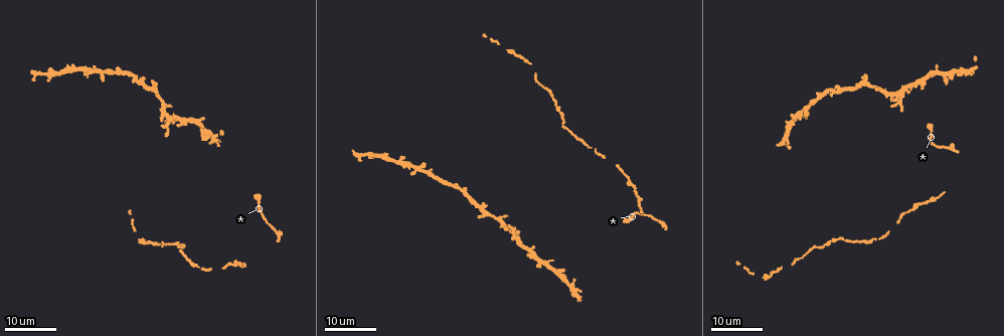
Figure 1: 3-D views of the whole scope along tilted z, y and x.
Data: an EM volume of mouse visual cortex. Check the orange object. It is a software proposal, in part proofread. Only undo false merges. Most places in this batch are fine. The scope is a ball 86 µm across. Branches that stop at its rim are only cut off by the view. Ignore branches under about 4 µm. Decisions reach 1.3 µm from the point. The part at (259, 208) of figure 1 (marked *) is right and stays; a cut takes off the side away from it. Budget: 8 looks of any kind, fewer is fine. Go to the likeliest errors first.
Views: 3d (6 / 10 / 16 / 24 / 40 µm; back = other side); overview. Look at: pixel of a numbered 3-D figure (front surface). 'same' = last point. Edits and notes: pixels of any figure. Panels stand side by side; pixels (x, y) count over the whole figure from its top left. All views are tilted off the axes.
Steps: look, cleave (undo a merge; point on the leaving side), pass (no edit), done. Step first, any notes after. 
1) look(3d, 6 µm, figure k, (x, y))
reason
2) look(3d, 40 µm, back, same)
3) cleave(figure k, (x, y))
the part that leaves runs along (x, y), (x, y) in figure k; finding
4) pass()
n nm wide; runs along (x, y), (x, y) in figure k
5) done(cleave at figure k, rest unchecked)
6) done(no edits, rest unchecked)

look(3d, 16 µm, figure 1, (554, 101))
calibre changes

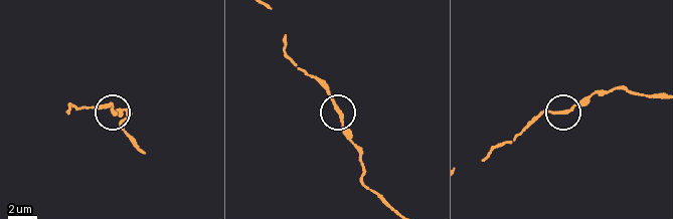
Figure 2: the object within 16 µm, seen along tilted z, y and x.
look(3d, 6 µm, figure 2, (567, 112))
closer look

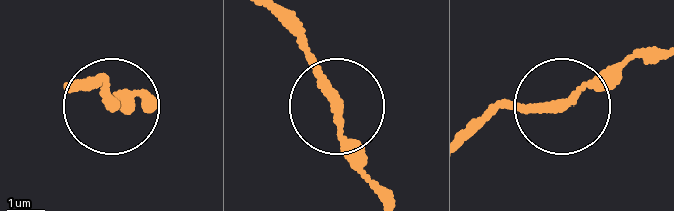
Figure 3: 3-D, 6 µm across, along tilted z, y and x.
pass()
210 nm wide; continuous, no second neuron

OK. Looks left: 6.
look(3d, 16 µm, figure 1, (942, 72))
side arm on a straight run

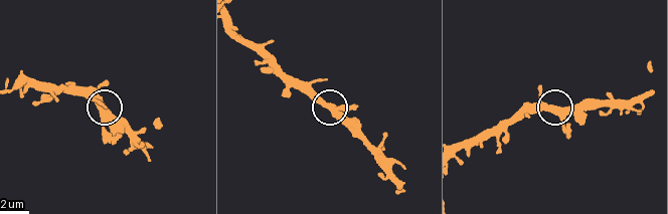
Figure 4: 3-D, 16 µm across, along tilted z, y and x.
look(3d, 6 µm, figure 4, (107, 113))

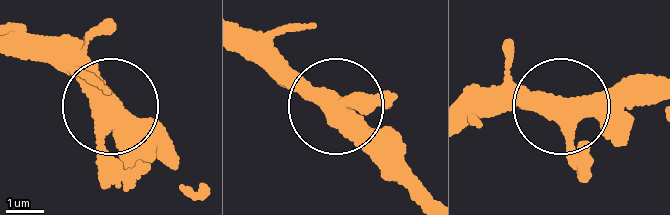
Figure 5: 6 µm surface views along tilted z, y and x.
pass()
410 nm wide; all the same neuron

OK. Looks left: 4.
look(3d, 24 µm, figure 1, (498, 218))
small branch off a trunk

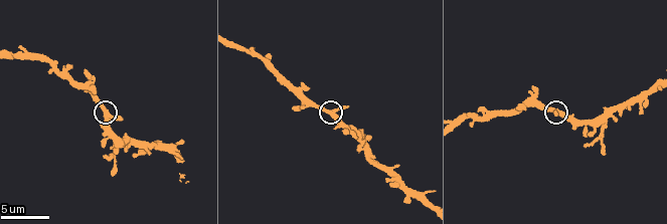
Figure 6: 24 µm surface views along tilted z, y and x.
look(3d, 6 µm, figure 6, (331, 115))
closer look

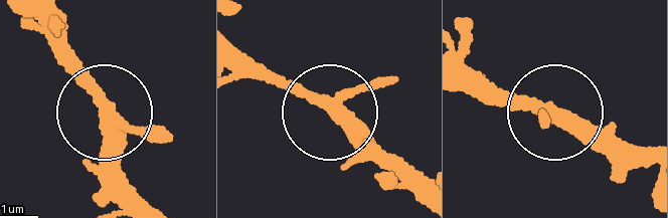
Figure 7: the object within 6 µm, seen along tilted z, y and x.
pass()
3 arms; one neuron here

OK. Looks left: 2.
look(3d, 10 µm, figure 6, (260, 58))
four-way junction

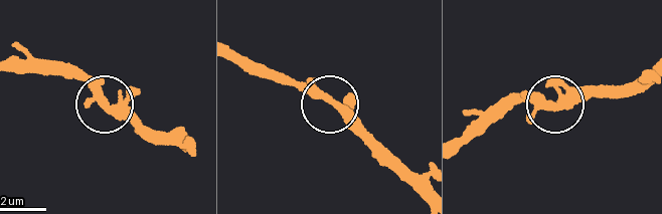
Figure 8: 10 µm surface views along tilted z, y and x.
pass()
continuous, no second neuron

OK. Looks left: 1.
done(no edits, rest unchecked)

